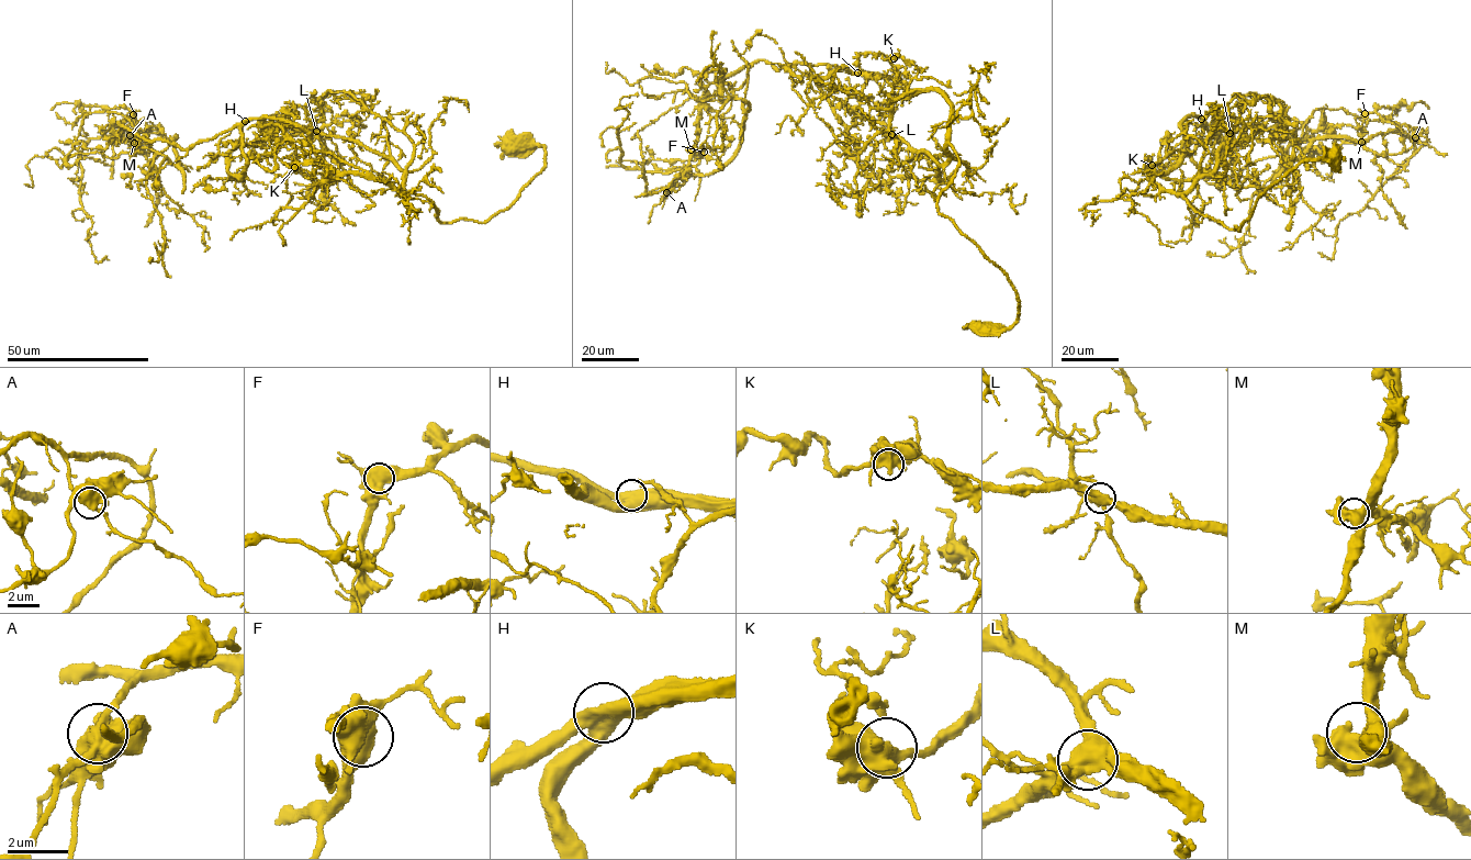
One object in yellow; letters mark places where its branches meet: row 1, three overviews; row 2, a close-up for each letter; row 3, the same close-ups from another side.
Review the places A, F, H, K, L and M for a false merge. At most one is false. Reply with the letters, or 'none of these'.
A

